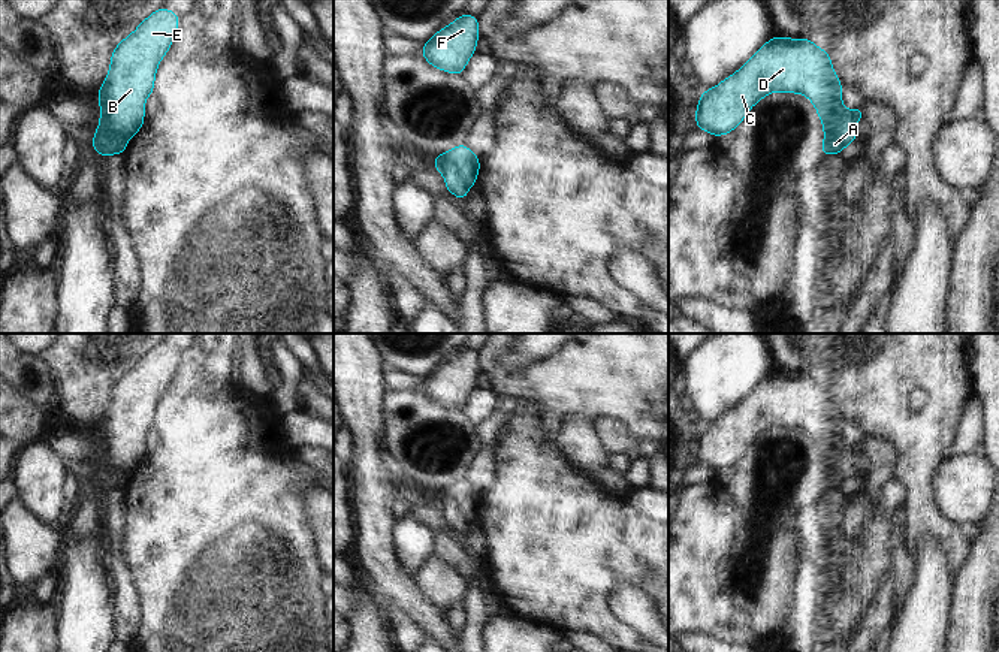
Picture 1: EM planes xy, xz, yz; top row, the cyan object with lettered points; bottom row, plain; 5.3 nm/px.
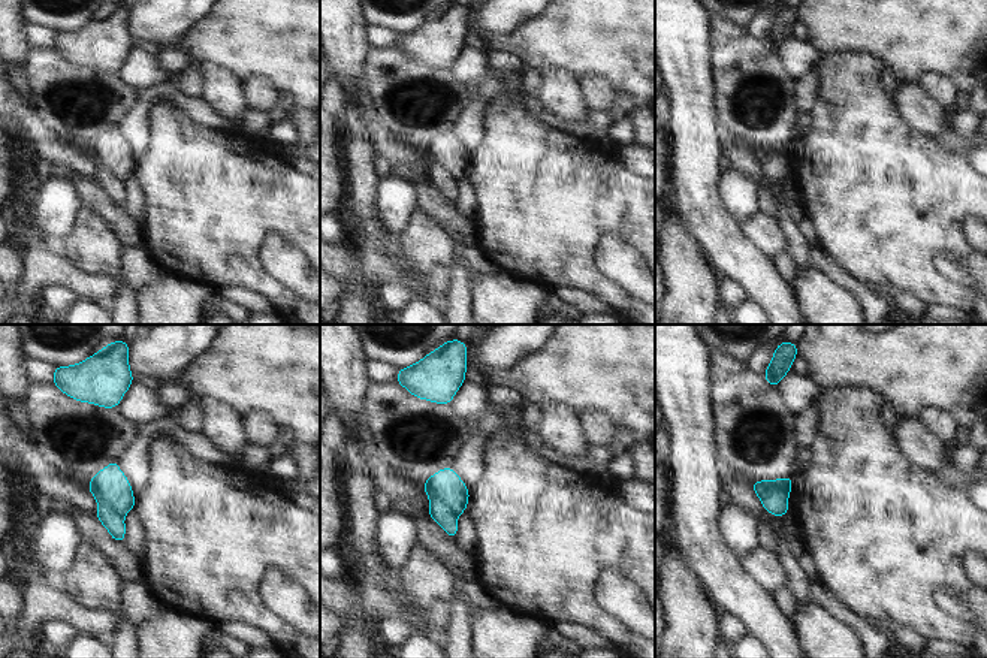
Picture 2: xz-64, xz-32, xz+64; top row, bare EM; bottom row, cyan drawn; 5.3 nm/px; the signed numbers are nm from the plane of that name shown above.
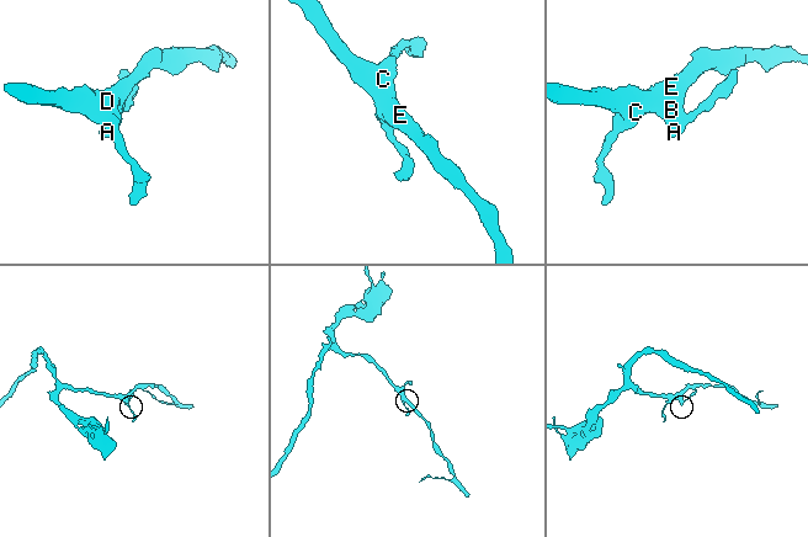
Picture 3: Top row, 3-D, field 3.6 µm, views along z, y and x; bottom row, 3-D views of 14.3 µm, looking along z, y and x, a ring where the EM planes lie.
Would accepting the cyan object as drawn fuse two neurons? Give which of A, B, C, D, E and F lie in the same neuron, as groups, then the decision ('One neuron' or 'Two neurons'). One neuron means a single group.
Groups: A / B C D E F. Two neurons

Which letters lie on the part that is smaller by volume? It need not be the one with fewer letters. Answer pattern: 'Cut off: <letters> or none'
Cut off: A

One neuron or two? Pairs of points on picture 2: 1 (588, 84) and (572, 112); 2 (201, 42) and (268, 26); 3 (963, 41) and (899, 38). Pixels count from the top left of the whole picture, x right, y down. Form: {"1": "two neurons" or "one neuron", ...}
{"1": "two neurons", "2": "one neuron", "3": "one neuron"}

